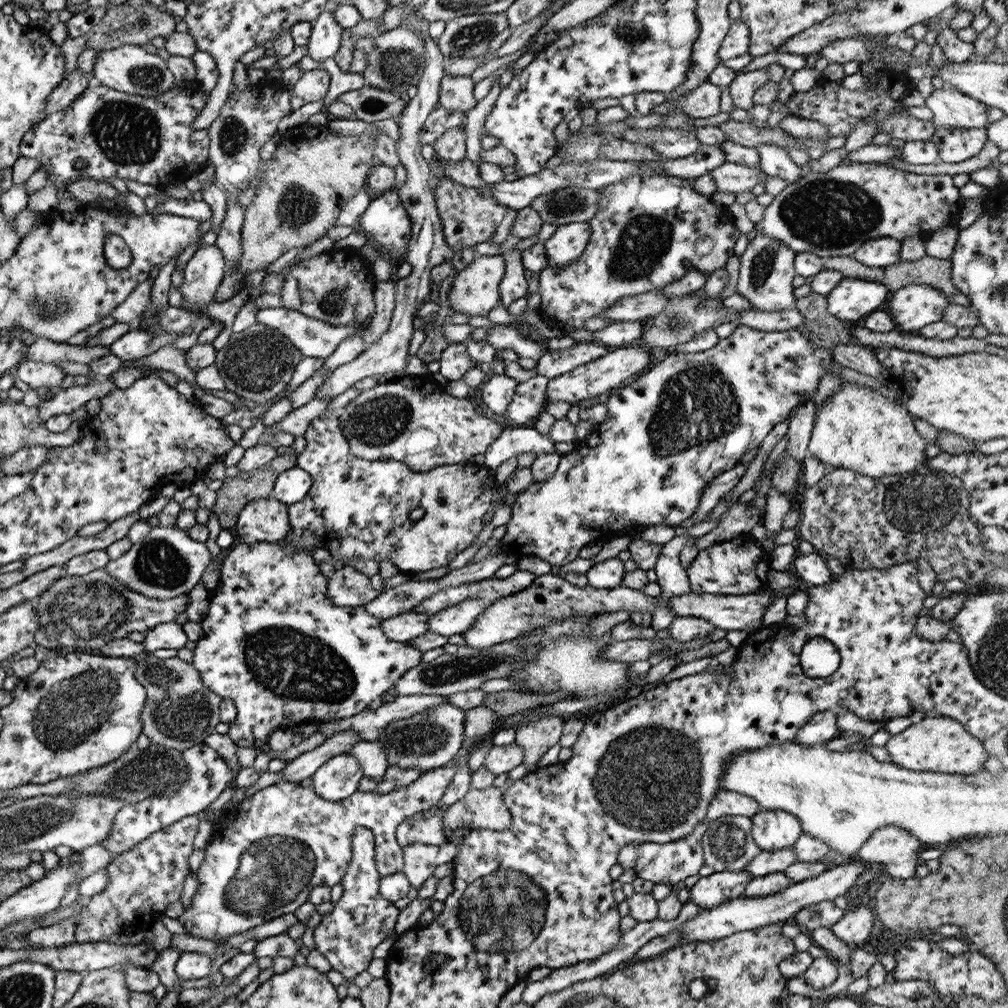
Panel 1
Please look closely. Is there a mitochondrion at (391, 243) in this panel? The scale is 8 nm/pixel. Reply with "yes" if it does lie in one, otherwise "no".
no

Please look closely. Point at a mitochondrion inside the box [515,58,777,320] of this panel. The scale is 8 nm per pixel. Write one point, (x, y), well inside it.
(645, 239)

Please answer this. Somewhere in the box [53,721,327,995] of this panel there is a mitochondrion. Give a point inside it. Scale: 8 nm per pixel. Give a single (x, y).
(272, 872)

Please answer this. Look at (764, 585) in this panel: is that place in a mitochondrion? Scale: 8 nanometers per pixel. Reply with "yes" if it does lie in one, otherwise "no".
no

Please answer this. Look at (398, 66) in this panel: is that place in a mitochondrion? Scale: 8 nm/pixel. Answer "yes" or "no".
yes

